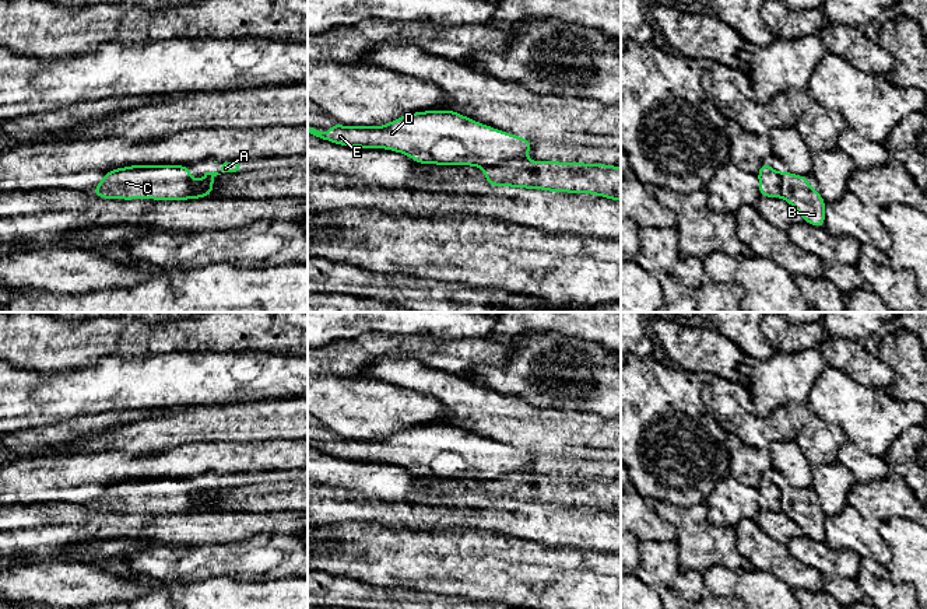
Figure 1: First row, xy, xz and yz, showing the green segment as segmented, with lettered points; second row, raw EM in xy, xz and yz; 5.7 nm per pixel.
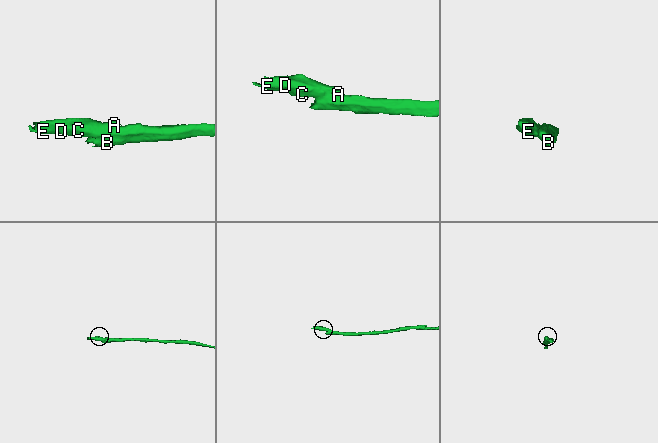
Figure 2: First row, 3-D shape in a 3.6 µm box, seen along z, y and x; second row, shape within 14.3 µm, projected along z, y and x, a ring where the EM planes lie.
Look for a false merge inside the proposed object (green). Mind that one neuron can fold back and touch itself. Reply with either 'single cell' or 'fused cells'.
fused cells

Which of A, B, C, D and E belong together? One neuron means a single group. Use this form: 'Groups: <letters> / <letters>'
Groups: A B / C D E

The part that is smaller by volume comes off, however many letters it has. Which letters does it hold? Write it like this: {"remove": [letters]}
{"remove": ["C", "D", "E"]}

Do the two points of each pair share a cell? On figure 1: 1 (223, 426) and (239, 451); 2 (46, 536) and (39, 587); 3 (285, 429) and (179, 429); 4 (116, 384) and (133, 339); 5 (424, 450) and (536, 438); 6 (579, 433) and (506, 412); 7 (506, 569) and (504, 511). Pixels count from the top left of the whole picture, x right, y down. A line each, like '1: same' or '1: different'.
1: different
2: different
3: same
4: different
5: different
6: same
7: different

